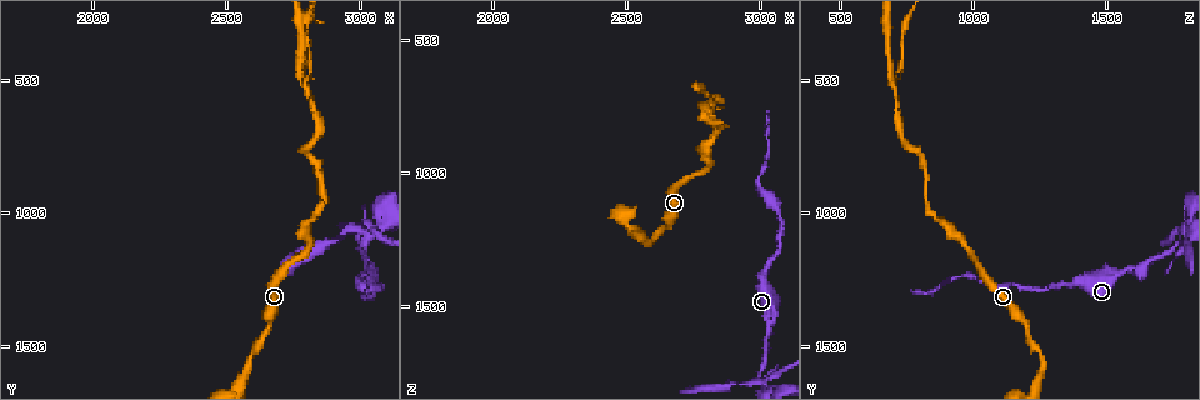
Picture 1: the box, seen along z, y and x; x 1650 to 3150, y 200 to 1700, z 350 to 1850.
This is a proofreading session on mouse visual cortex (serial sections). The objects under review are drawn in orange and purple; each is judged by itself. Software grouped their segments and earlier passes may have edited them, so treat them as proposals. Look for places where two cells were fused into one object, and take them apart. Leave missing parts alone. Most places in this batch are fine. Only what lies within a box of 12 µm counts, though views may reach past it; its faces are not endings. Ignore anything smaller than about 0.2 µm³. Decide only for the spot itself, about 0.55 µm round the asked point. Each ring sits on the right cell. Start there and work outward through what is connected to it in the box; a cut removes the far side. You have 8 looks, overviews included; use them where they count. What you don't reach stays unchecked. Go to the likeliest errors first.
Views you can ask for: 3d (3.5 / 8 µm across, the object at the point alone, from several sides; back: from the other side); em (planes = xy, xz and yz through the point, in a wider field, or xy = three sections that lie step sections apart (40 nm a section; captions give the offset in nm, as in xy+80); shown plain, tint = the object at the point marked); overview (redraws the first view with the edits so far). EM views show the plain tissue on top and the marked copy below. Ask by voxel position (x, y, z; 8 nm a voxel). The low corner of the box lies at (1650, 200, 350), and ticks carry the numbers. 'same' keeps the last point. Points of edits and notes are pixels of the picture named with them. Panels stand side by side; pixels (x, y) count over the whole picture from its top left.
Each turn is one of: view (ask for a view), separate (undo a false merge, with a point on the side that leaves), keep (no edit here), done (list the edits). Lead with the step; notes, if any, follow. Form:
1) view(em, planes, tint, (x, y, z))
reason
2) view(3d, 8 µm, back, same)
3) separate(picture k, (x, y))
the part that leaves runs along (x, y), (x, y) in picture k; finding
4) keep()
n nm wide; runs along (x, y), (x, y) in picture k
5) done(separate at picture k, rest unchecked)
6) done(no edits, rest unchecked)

view(3d, 8 µm, (2790, 770, 780))
abrupt turn

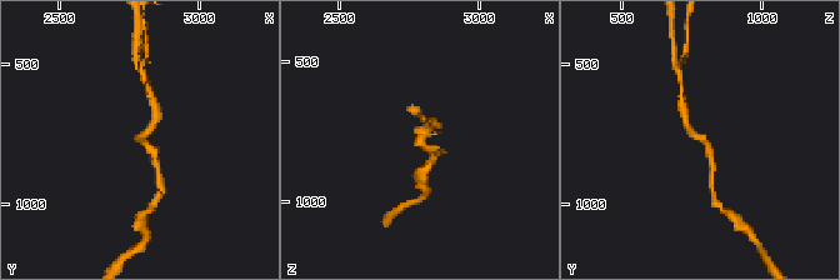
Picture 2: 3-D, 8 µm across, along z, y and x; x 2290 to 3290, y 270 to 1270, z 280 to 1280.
view(em, xy, step 2, tint, (2780, 770, 790))
arms of 200, 200 nm

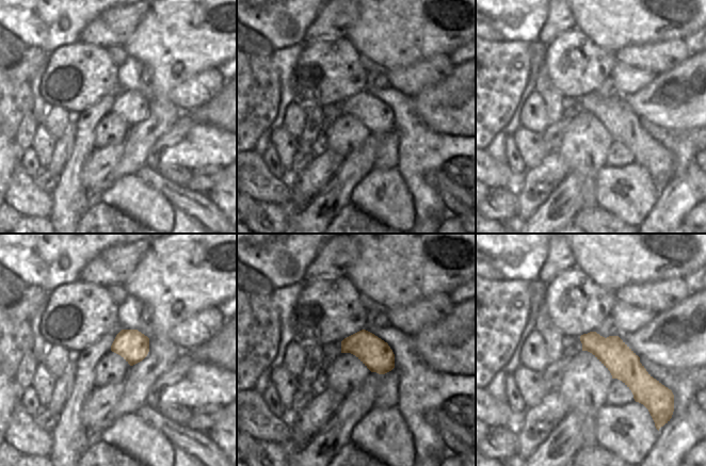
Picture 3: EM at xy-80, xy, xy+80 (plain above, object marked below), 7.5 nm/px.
keep()
runs along (582, 338), (657, 385) in picture 3; one cell here

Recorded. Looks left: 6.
view(3d, 3.5 µm, (2790, 530, 710))
narrows sharply

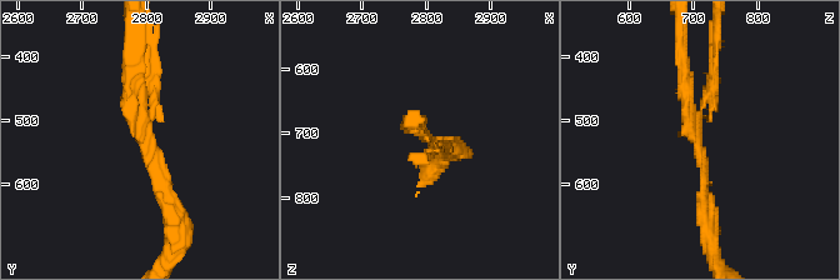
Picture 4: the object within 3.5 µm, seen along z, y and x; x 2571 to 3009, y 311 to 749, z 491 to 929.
view(em, xy, step 3, tint, (2795, 525, 710))
3 arms; arms of 150, 150, 200 nm; shape alone is not enough

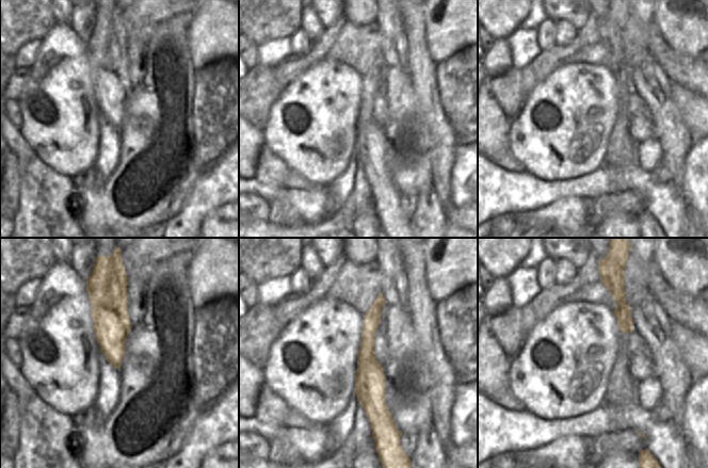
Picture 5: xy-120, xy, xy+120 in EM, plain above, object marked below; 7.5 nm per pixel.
separate(picture 4, (155, 66))
the part that leaves runs along (701, 115), (714, 84), (714, 34) in picture 4; a second cell is stuck on

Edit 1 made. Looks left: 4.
view(3d, 3.5 µm, (3040, 1230, 1580))
thick turns thin

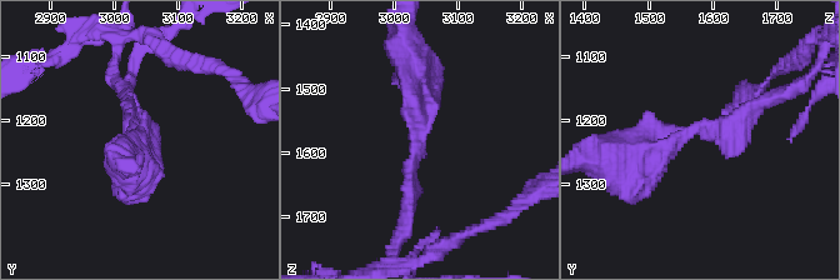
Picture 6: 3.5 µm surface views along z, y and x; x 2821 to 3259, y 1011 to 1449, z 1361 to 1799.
view(em, xy, step 2, tint, (3040, 1220, 1580))
shape alone is not enough

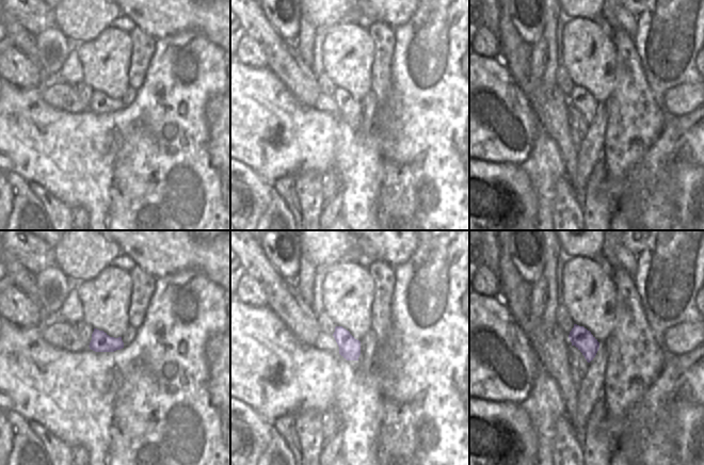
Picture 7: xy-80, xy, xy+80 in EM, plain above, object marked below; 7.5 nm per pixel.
view(em, xy, step 1, tint, same)
another direction

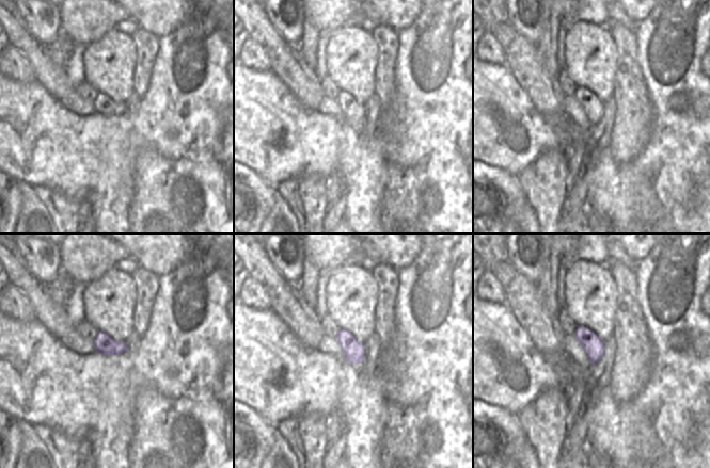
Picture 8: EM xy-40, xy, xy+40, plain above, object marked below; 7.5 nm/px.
keep()
runs along (628, 174), (769, 100) in picture 6; one cell here

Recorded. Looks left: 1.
done(separate at picture 4, rest unchecked)

